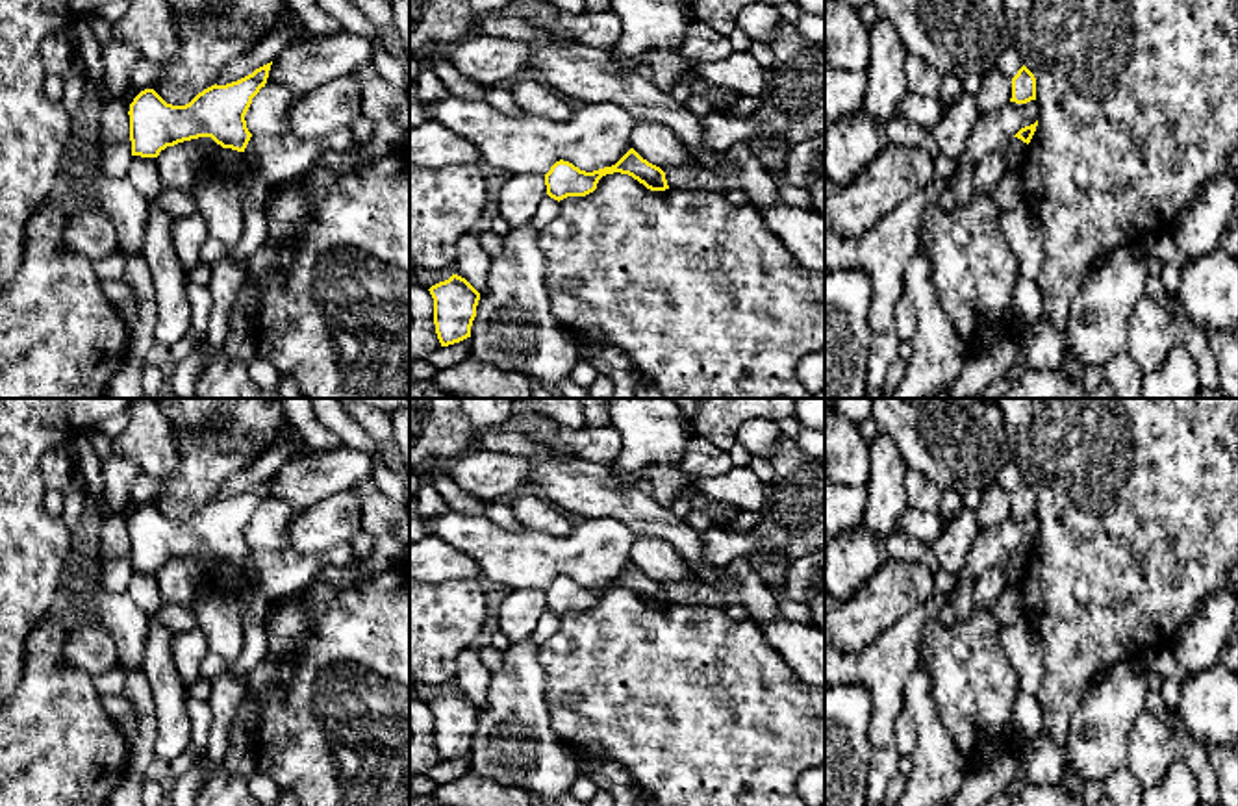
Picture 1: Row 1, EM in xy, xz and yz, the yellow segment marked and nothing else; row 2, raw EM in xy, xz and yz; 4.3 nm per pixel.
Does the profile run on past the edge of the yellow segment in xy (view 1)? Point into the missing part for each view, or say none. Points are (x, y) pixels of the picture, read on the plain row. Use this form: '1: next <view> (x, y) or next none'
1: next none

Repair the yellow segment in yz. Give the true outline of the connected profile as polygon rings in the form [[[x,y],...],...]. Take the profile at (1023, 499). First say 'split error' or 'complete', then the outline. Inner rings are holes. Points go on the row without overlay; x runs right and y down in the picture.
complete; [[[1023,480],[1017,485],[1017,489],[1012,493],[1012,513],[1010,513],[1010,517],[1027,519],[1030,515],[1036,515],[1036,493]]]

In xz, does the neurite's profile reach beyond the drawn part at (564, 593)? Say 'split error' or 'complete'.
complete

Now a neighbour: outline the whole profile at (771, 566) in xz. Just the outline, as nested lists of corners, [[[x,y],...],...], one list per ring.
[[[764,548],[762,552],[749,554],[747,560],[767,586],[773,587],[786,582],[791,563],[786,554],[775,552],[773,548]]]

